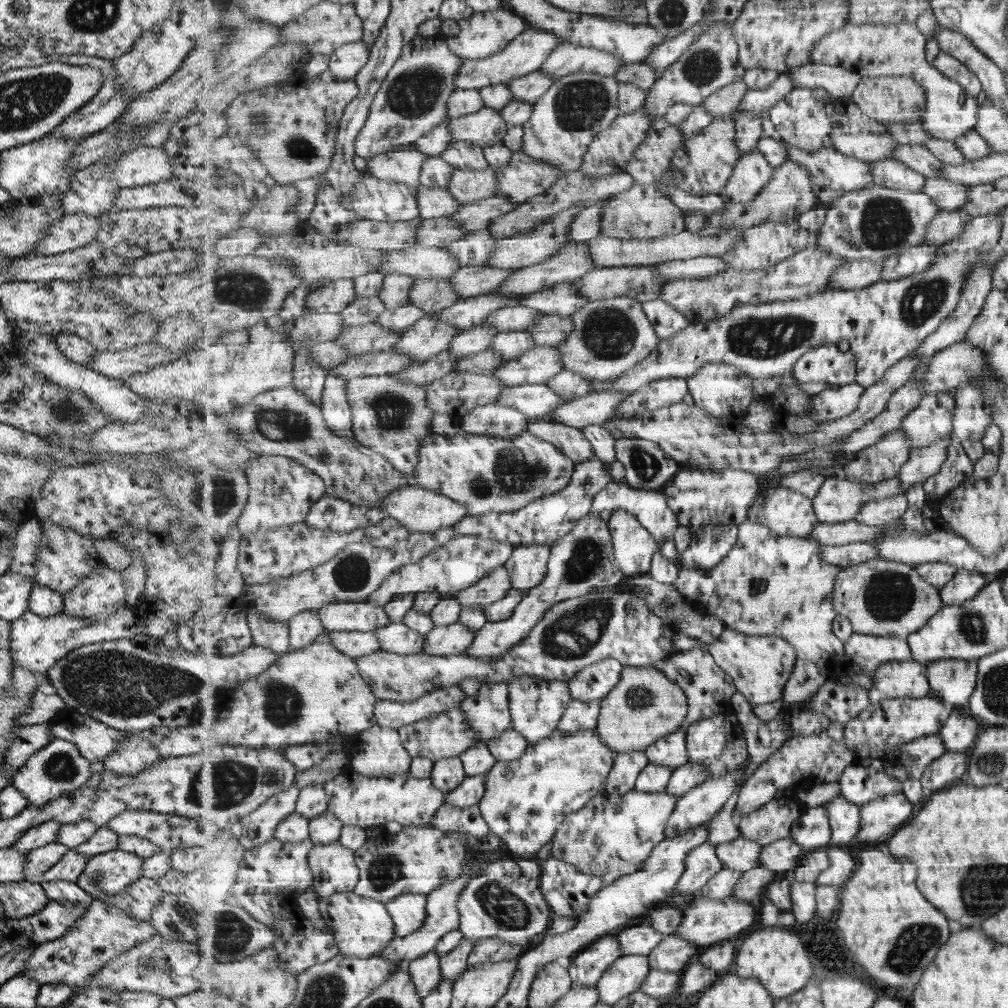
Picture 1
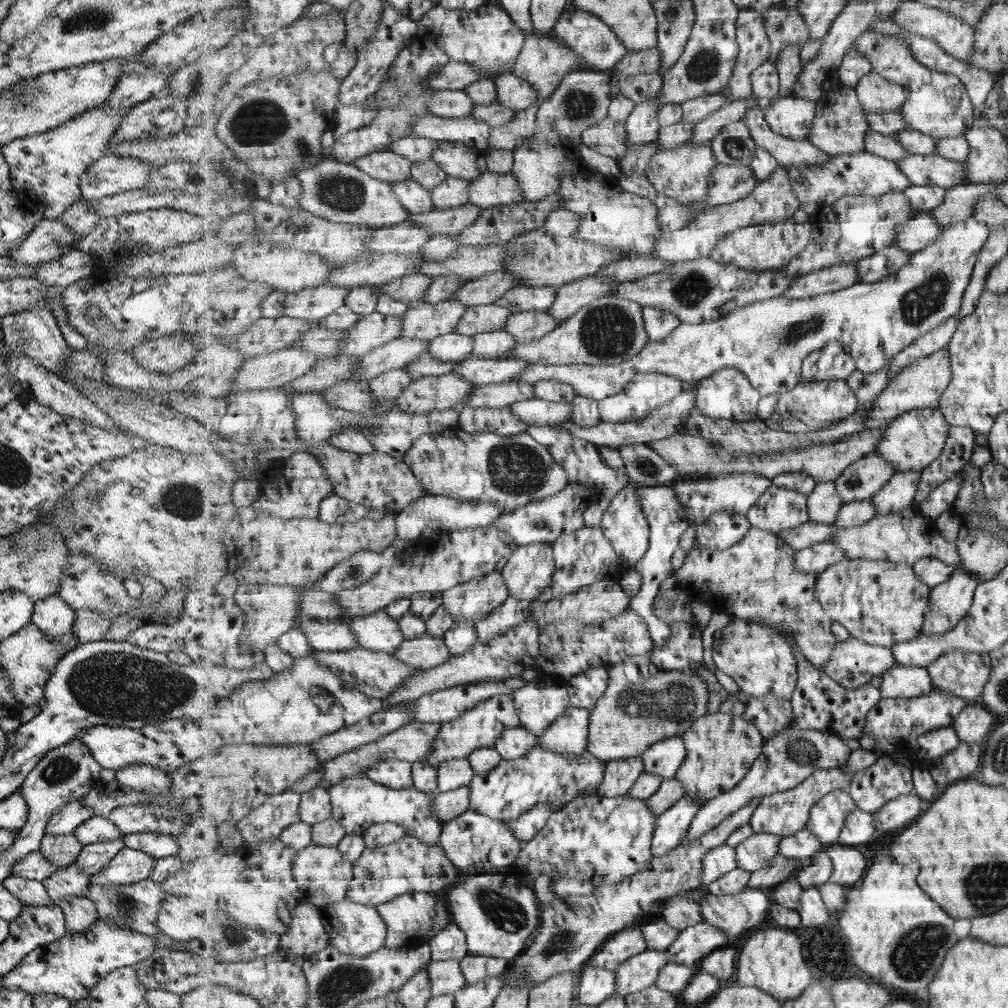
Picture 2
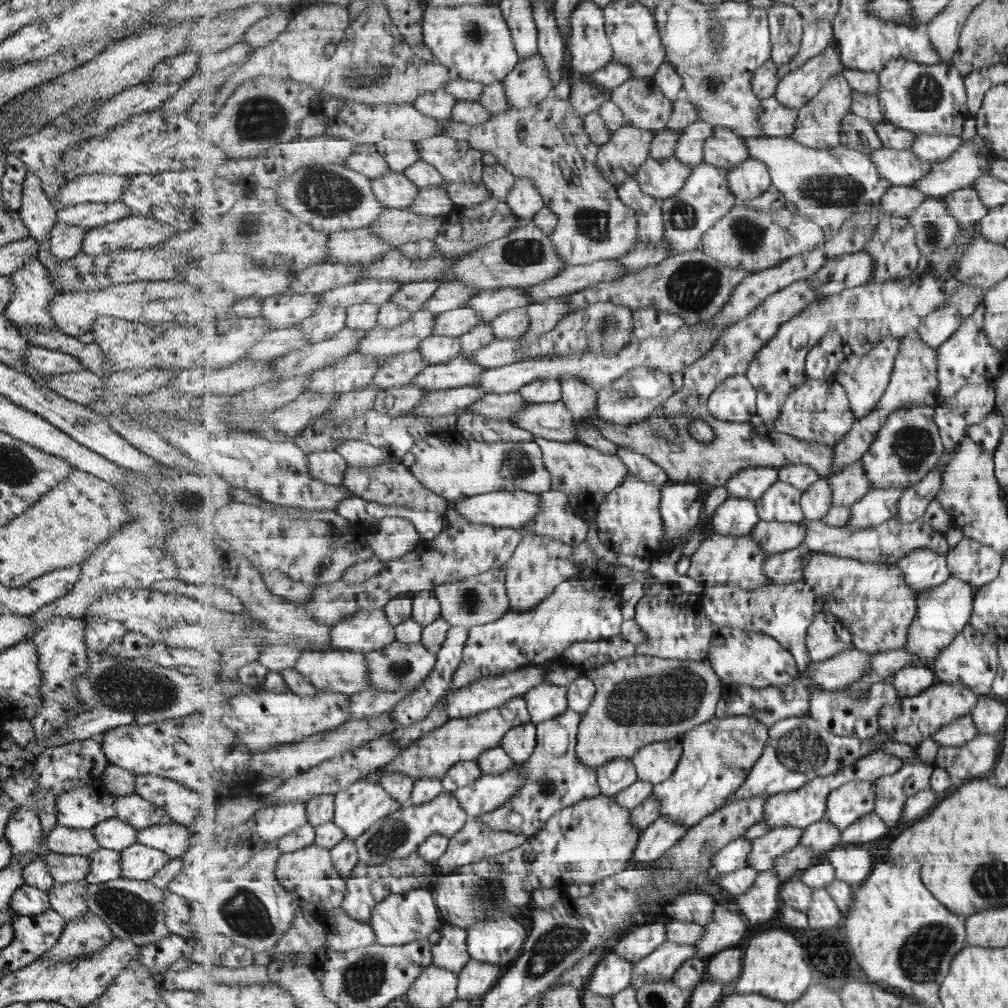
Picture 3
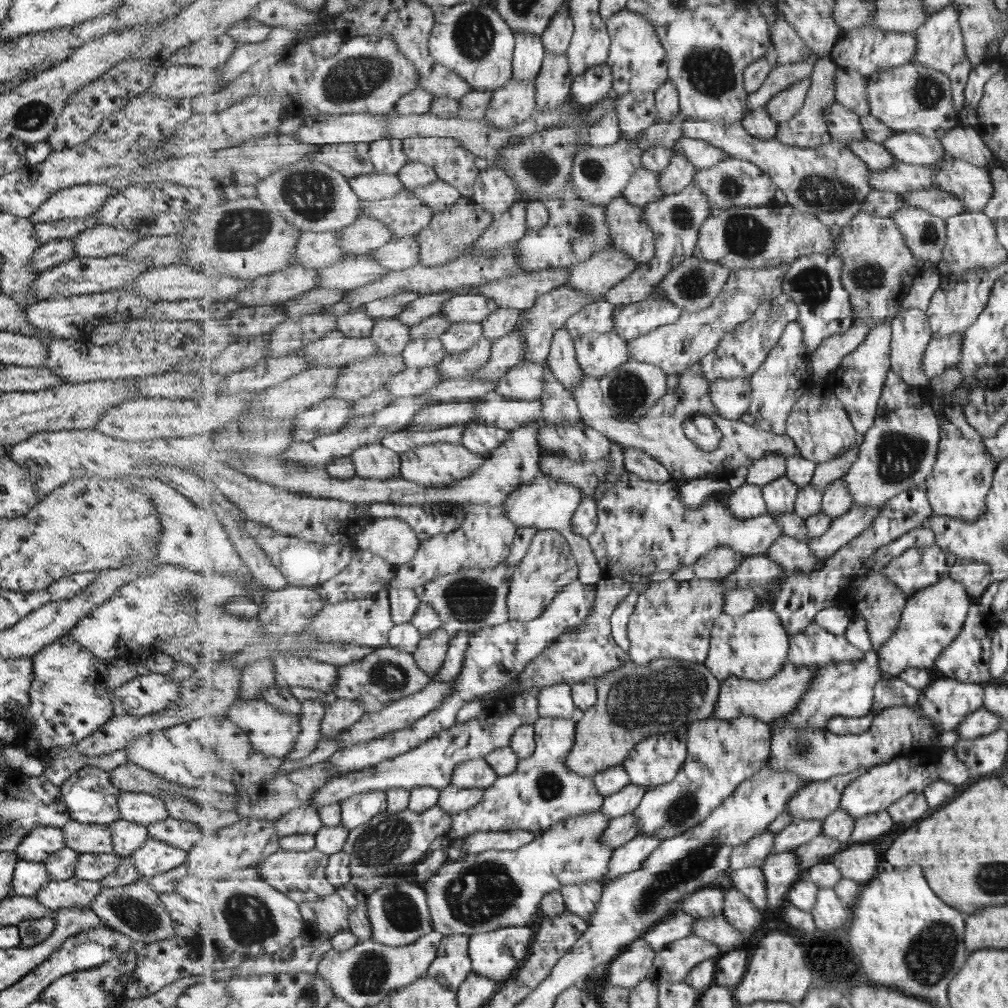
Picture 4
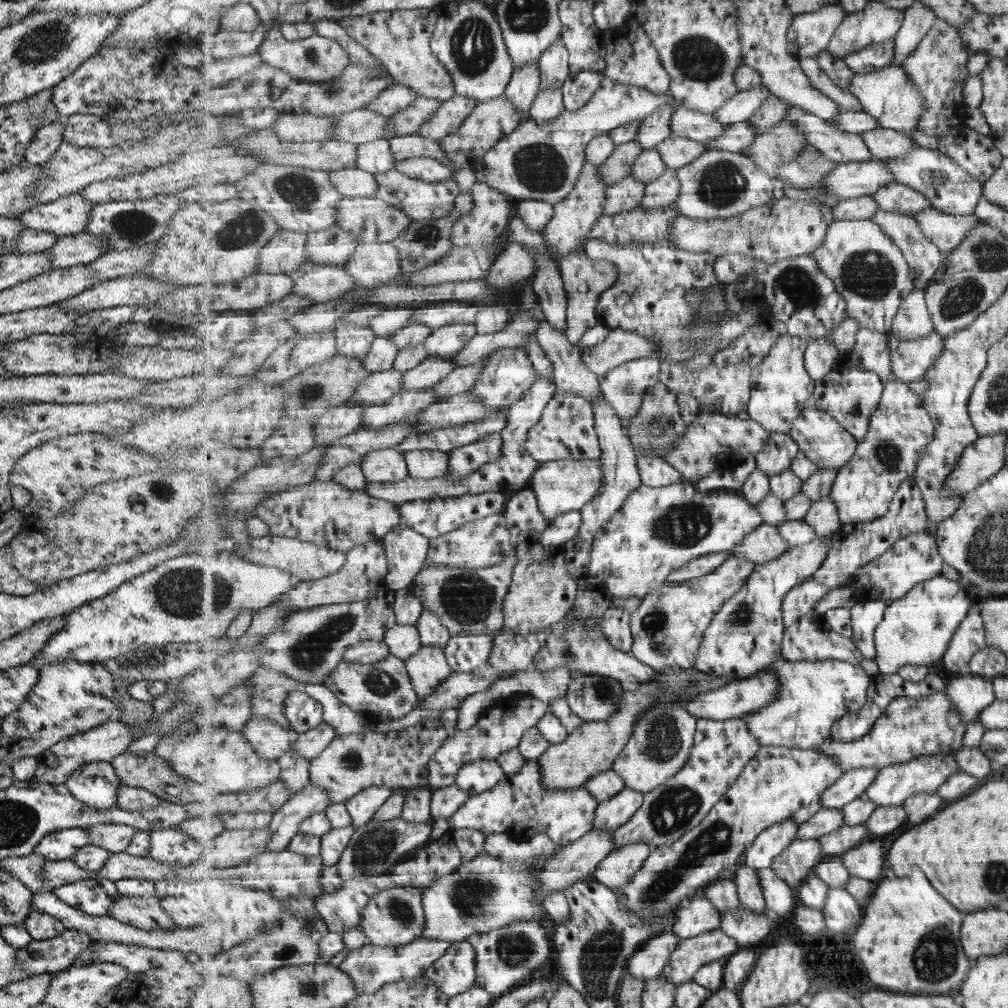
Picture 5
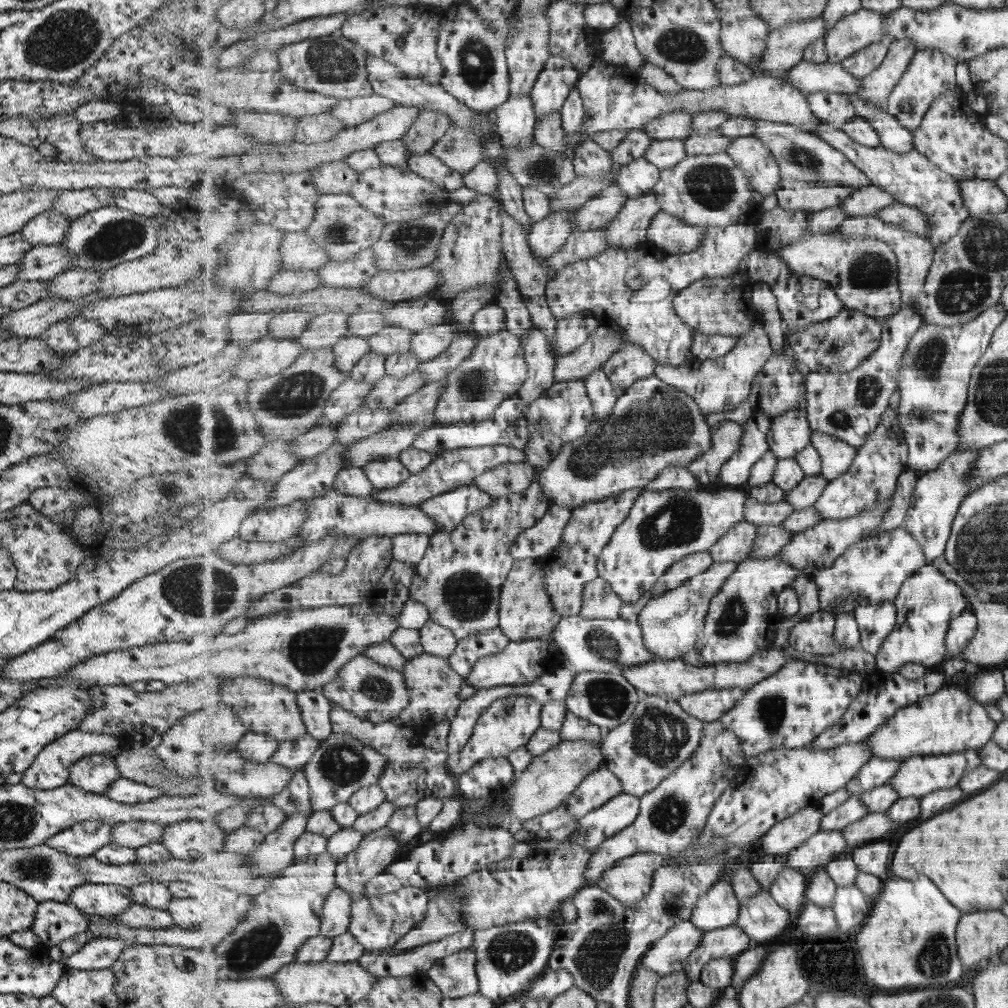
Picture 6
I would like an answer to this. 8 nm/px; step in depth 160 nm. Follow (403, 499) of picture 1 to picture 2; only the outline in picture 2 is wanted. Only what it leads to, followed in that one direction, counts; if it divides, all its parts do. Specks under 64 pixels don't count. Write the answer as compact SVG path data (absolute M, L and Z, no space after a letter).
M425 495L419 497L413 505L403 509L396 516L397 540L413 543L415 546L423 542L423 533L426 529L435 529L441 532L445 530L475 529L477 527L489 527L502 517L506 510L501 510L494 502L484 500L463 501L451 497Z

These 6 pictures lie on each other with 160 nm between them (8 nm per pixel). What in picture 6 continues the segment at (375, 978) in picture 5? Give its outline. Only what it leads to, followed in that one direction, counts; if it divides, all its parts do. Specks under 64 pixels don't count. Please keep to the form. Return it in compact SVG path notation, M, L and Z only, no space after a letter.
M474 931L452 934L429 944L402 952L386 955L382 951L365 951L358 963L371 974L380 978L407 977L424 973L445 957L473 946Z

